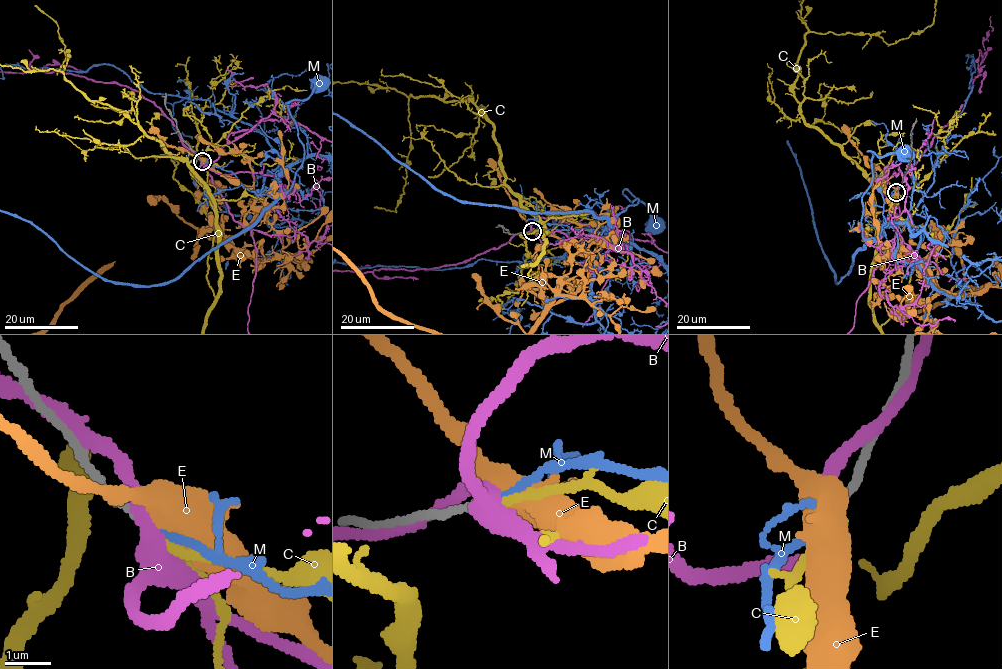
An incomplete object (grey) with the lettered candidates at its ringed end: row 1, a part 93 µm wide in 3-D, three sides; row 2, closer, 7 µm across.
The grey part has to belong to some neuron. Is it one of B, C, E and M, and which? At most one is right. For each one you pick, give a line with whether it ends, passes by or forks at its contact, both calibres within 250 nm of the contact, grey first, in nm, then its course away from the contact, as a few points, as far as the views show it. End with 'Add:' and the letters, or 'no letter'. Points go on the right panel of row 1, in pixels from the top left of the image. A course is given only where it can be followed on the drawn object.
M: It ends there. Thickness 180 nm (grey) against 150 nm. Its course: (896, 192), (885, 235), (882, 229), (866, 239), (868, 151), (882, 157), (907, 152)
Add: M

